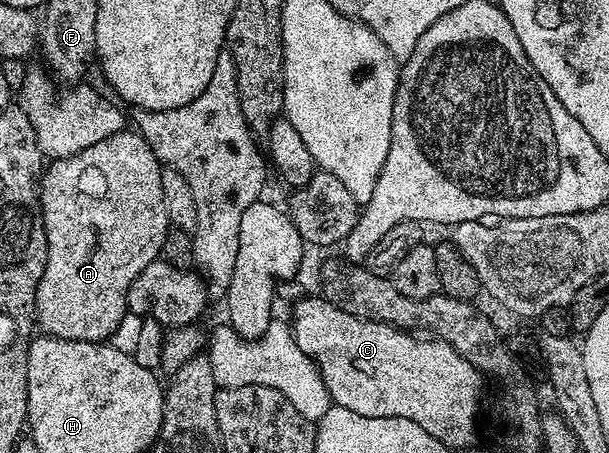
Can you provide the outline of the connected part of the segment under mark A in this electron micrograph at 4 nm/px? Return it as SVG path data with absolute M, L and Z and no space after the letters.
M121 131L110 135L110 139L94 143L94 147L86 147L86 151L78 151L78 155L53 160L41 172L38 188L48 244L46 271L36 292L38 325L40 321L44 328L41 330L50 337L61 337L67 341L107 342L129 313L130 283L134 283L136 276L150 267L150 263L164 251L164 240L170 226L166 203L162 199L160 161L154 151L150 151L141 133Z

